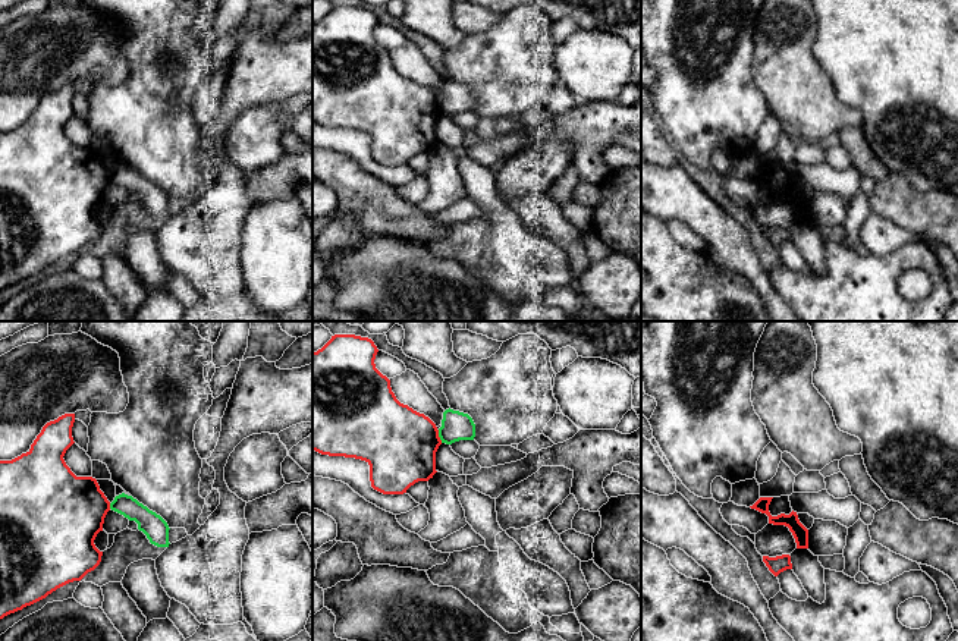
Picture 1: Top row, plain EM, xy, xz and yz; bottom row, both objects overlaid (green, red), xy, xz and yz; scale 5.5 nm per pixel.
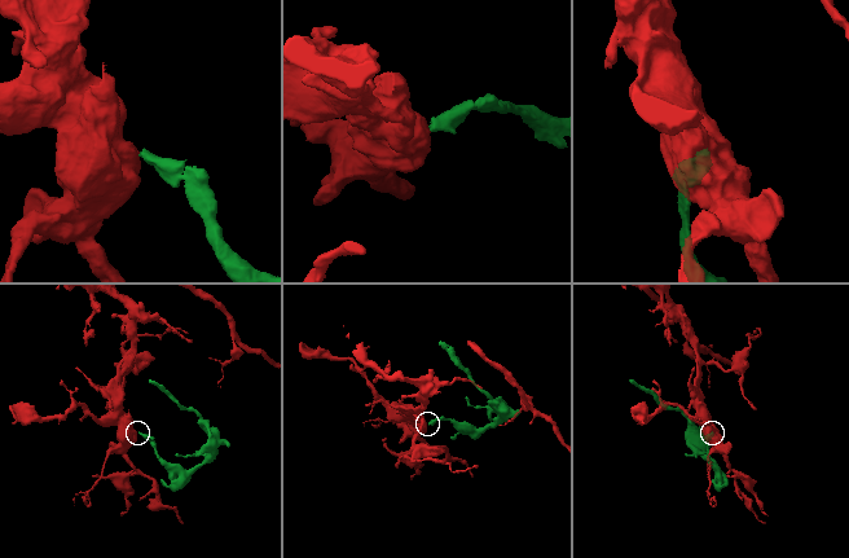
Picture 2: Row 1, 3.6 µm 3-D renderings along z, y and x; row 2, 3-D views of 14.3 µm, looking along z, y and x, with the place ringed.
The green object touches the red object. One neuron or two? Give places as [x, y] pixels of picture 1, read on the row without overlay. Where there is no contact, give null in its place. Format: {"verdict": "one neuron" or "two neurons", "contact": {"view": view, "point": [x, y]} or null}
{"verdict": "two neurons", "contact": {"view": "xz", "point": [439, 107]}}

